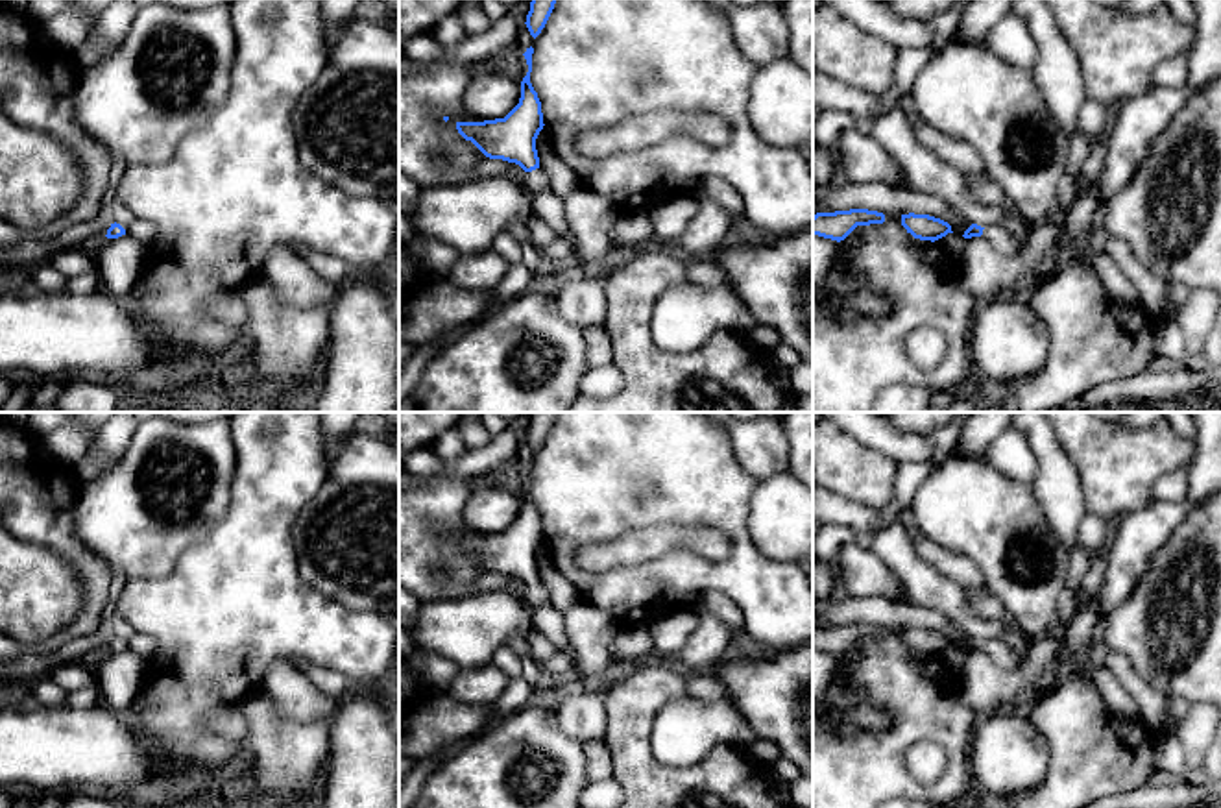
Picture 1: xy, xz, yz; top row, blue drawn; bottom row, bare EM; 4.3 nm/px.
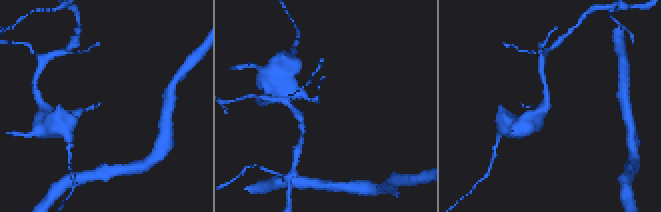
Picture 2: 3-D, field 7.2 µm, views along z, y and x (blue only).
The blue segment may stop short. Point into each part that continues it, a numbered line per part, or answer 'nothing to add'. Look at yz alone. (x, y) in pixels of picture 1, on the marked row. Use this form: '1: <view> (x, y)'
1: yz (998, 237)

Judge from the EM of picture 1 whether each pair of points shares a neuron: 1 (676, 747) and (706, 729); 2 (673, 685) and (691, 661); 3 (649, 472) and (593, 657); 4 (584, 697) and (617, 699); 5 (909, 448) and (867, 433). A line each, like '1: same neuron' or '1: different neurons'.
1: same neuron
2: different neurons
3: different neurons
4: different neurons
5: same neuron

